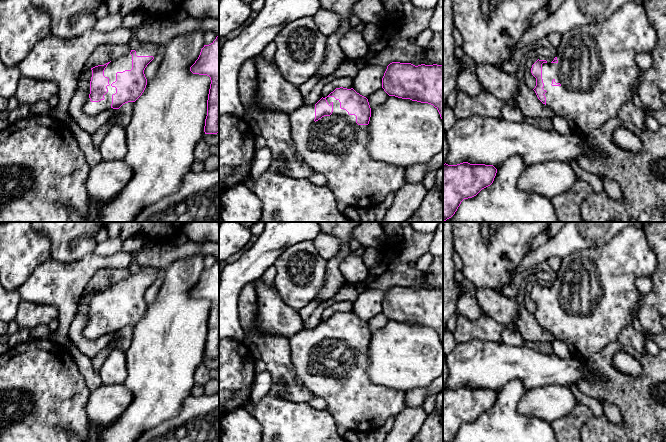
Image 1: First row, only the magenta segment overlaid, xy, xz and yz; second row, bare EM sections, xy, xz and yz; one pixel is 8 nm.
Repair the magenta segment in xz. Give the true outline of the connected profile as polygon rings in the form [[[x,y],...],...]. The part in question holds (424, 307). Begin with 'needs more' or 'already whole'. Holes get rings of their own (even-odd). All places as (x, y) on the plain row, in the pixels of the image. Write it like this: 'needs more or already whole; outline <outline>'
already whole; outline [[[392,286],[387,290],[387,293],[382,302],[382,312],[389,320],[395,320],[402,323],[410,323],[421,327],[433,329],[439,336],[443,345],[443,289],[425,289],[415,290],[411,287]]]

